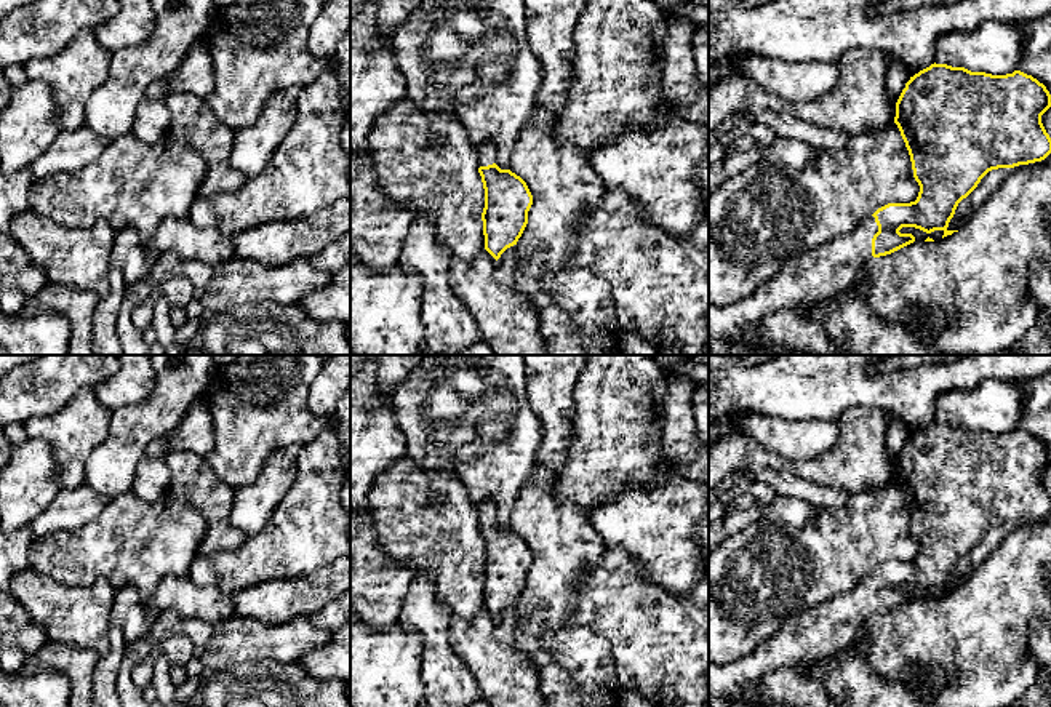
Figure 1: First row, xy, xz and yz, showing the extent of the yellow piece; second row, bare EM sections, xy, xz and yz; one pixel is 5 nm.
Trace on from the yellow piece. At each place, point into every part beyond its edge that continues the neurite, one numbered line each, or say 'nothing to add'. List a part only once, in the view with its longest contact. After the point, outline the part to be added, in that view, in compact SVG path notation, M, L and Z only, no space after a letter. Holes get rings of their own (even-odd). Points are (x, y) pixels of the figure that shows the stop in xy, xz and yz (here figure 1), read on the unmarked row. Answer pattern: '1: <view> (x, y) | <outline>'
1: yz (834, 627) | M875 576L789 622L776 638L726 664L709 662L709 699L742 701L744 689L779 669L806 669L862 640L873 617Z

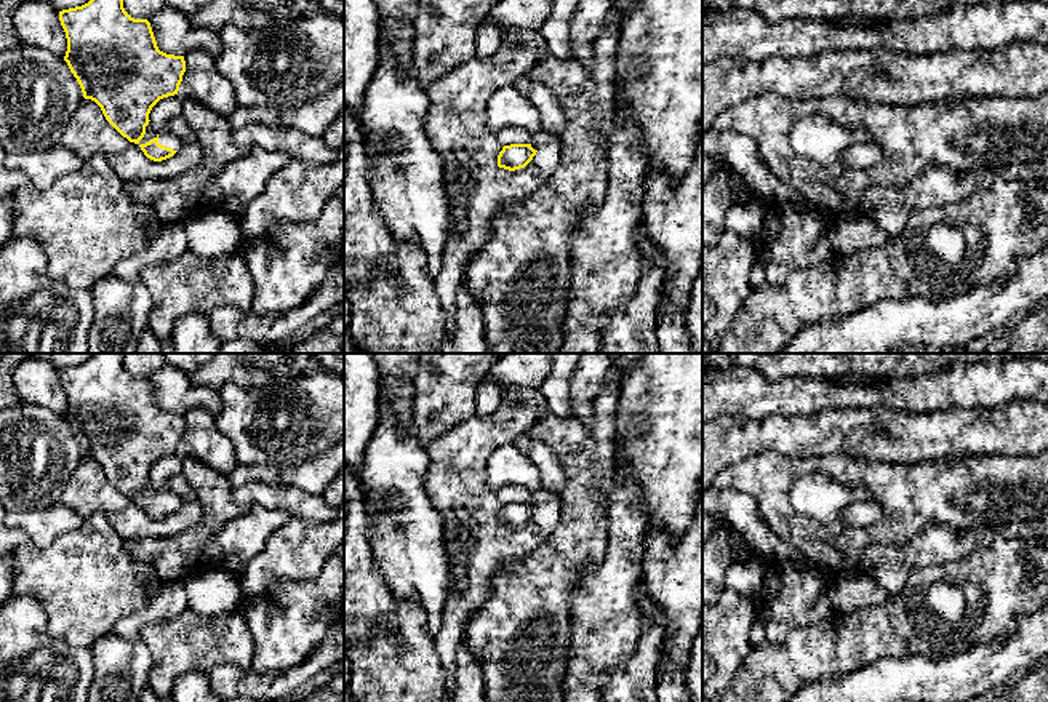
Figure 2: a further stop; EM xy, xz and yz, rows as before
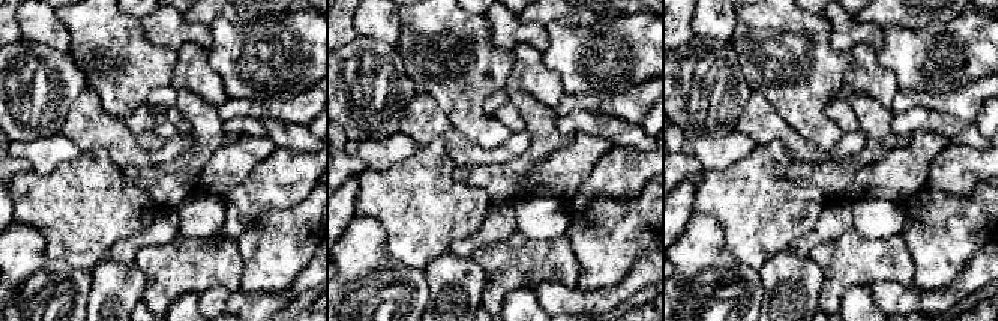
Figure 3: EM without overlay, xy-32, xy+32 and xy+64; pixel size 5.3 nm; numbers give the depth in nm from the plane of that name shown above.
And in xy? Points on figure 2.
1: xy (168, 498) | M163 489L158 493L158 502L165 504L165 505L171 505L176 510L182 509L184 501L173 491L170 489Z

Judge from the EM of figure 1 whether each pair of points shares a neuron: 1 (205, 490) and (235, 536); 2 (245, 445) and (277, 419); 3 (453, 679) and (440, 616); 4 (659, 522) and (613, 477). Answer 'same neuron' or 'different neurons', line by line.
1: same neuron
2: same neuron
3: same neuron
4: different neurons

